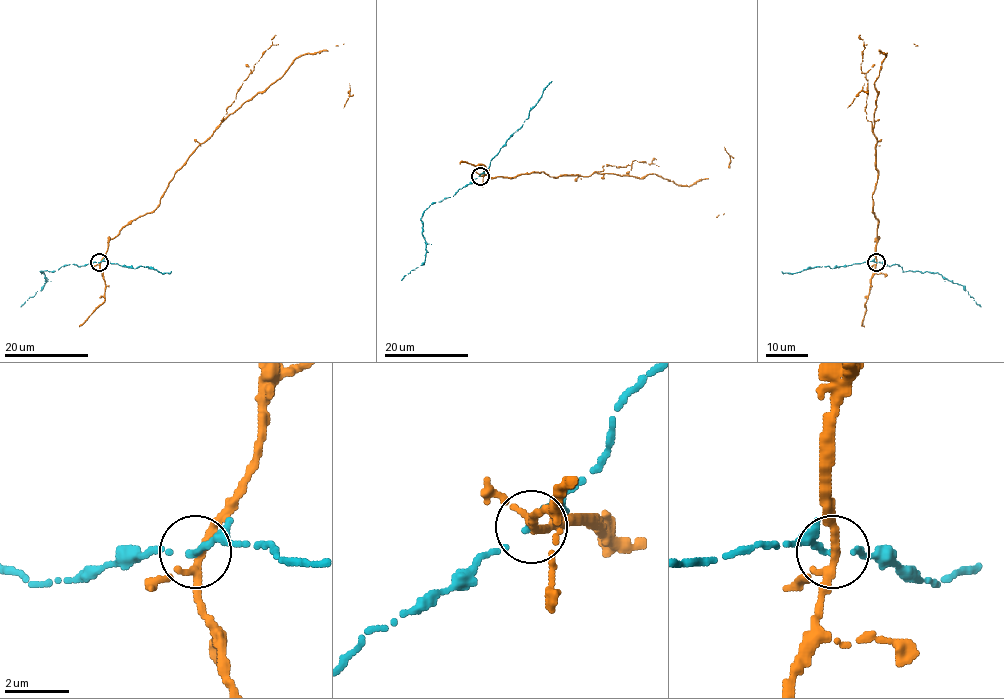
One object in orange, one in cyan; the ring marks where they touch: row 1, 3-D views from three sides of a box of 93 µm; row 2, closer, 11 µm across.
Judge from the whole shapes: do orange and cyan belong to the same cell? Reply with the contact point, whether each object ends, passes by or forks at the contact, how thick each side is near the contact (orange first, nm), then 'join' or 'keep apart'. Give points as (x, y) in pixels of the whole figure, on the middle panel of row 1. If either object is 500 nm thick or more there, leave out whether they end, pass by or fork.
at (480, 176); orange forks there; cyan passes by; 220 nm thick on the orange side, 160 nm on the other; keep apart

